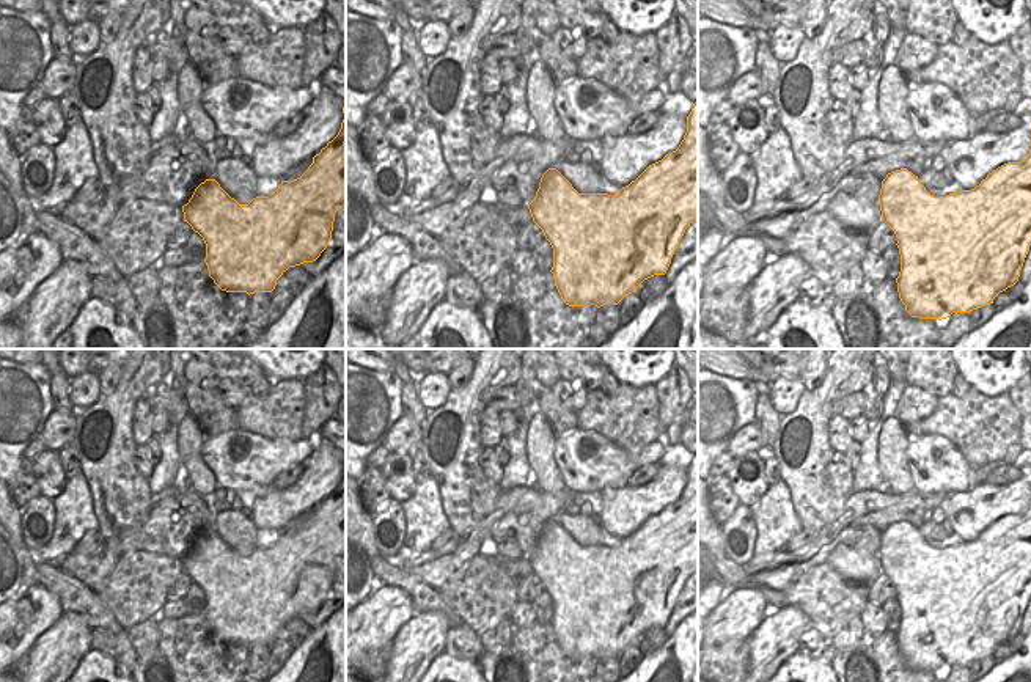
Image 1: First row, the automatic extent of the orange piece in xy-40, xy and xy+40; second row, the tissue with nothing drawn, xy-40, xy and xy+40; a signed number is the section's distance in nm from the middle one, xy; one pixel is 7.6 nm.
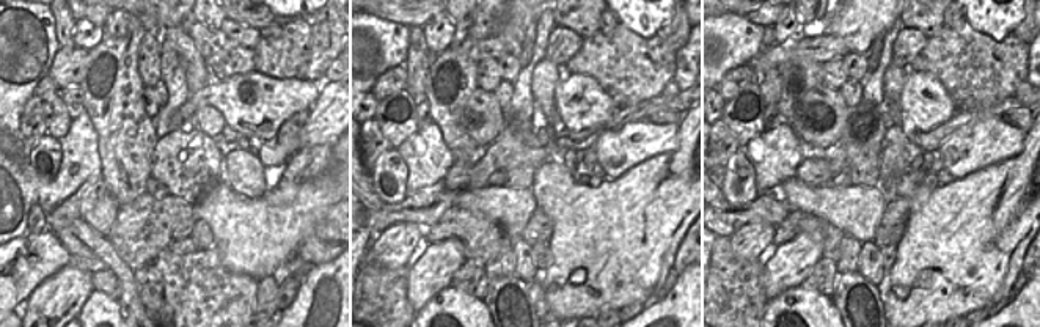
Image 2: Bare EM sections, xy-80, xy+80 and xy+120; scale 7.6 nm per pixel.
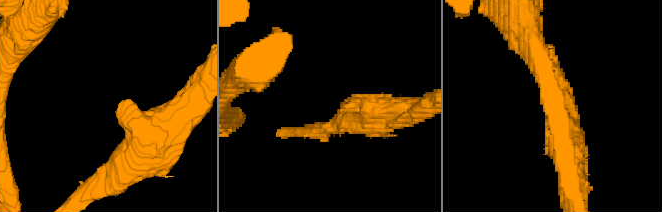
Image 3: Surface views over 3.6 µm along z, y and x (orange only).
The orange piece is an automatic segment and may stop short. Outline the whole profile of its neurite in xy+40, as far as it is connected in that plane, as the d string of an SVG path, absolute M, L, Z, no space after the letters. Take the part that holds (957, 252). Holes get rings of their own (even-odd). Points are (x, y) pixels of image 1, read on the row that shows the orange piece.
M1031 149L1025 160L1007 162L971 190L934 196L907 168L886 174L879 195L882 222L897 237L901 272L896 278L901 302L912 317L946 319L952 313L970 313L993 303L993 299L1018 281L1031 245Z

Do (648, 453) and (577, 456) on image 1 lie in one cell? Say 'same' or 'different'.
same

